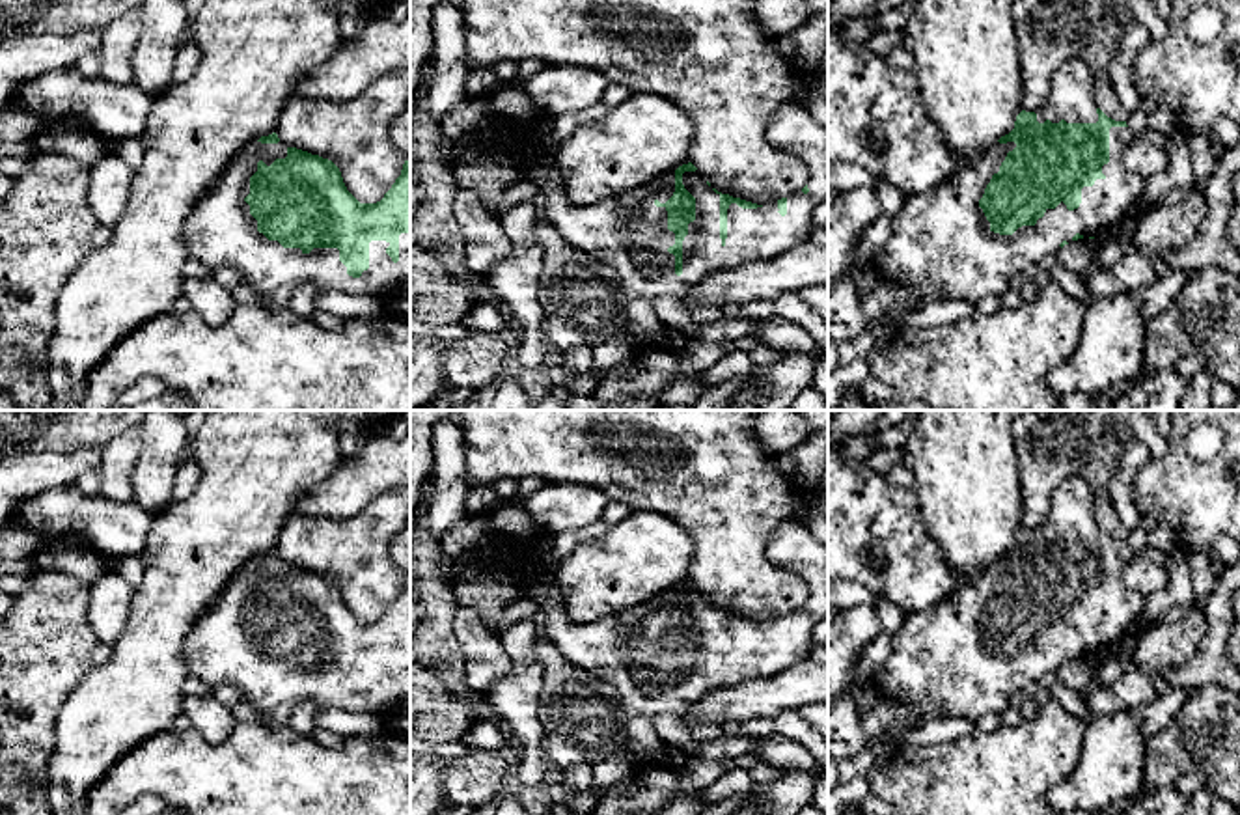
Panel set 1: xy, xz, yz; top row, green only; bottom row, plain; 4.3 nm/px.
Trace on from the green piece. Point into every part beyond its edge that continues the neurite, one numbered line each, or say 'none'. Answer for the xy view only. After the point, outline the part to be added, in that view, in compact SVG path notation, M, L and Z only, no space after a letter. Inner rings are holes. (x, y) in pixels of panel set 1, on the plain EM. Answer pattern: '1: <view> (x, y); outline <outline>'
1: xy (220, 649); outline M252 558L224 587L220 597L198 619L185 643L185 660L190 675L198 677L207 686L233 684L242 694L242 703L259 711L270 712L278 705L295 707L302 701L315 703L321 711L341 709L352 712L373 712L393 716L401 705L410 699L410 651L399 653L399 679L393 681L386 671L390 660L369 660L369 686L360 696L347 692L347 684L339 679L338 666L313 666L304 671L300 666L283 666L278 658L269 658L257 649L257 638L250 632L250 623L244 615L250 612L250 595L257 589L257 580L270 584L276 576L287 574L287 563L261 561Z

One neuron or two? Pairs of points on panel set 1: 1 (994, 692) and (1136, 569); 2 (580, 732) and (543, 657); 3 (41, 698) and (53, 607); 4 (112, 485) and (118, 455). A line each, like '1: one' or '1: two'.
1: two
2: one
3: one
4: one

